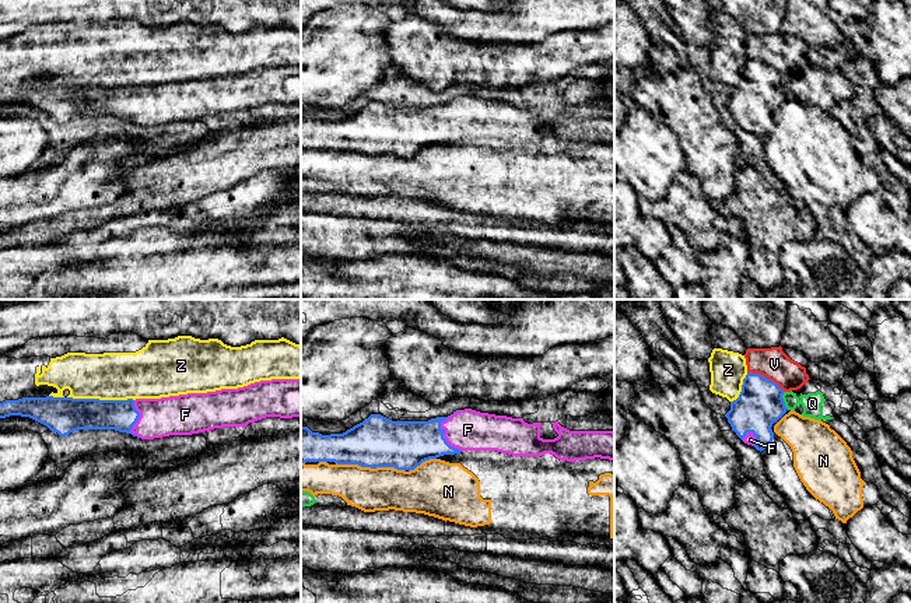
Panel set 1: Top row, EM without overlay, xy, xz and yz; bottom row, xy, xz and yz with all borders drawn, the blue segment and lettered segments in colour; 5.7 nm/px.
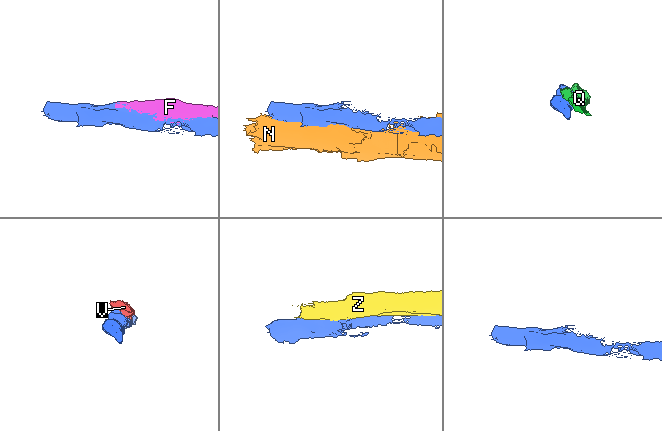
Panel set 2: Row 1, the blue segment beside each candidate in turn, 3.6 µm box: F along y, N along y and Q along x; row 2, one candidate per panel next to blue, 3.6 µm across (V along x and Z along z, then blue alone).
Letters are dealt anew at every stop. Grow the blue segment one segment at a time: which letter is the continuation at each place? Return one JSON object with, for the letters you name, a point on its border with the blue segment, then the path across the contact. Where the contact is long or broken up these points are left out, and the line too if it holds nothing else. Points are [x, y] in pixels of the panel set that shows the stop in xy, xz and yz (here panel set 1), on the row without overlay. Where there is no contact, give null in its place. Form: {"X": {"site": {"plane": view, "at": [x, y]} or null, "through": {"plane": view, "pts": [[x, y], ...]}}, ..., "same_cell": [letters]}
{"F": {"site": {"plane": "xz", "at": [442, 122]}}, "same_cell": ["F"]}

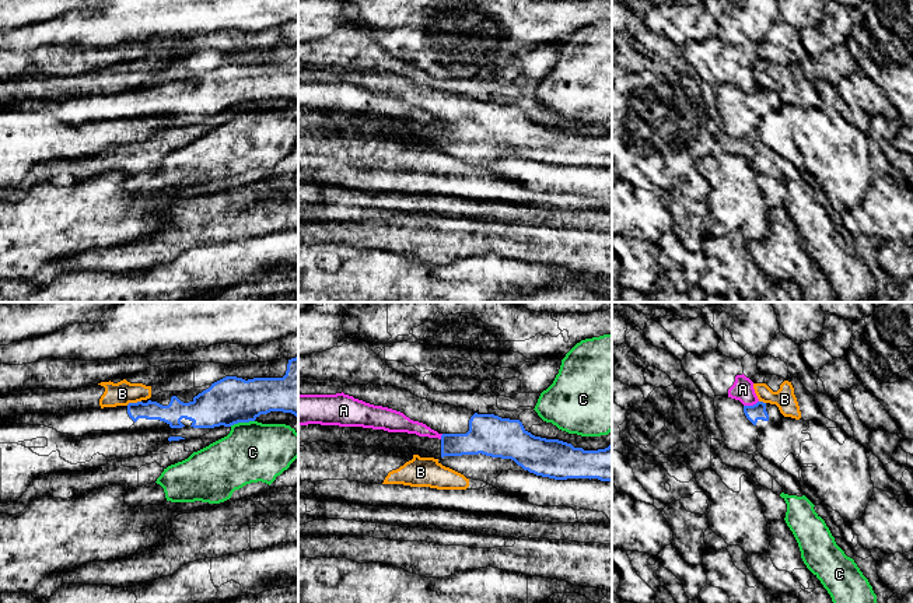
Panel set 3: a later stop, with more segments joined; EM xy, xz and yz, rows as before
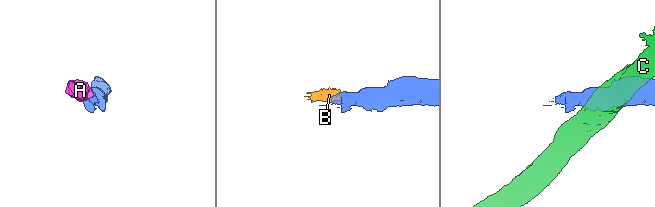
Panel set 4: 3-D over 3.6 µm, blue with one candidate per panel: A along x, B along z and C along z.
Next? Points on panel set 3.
{"same_cell": []}

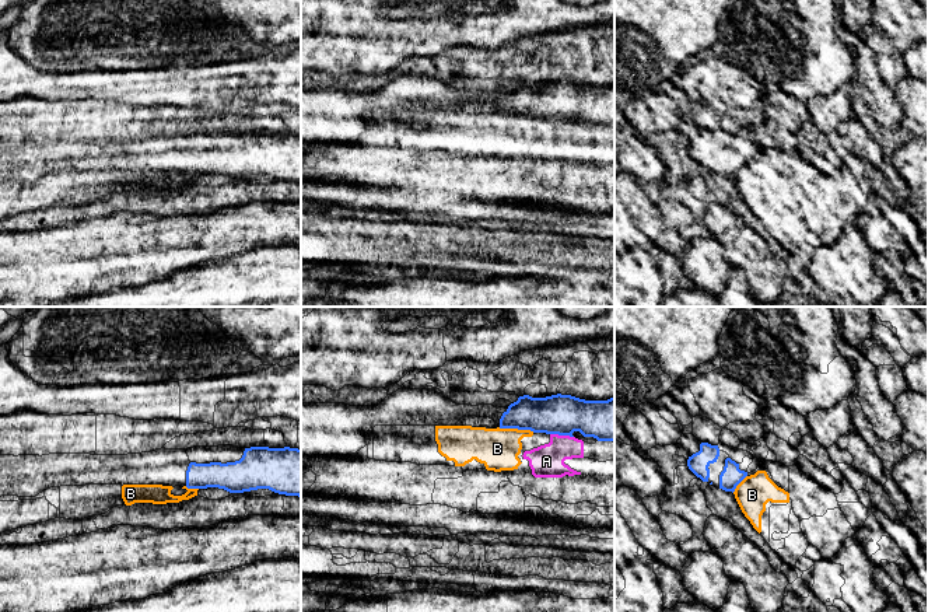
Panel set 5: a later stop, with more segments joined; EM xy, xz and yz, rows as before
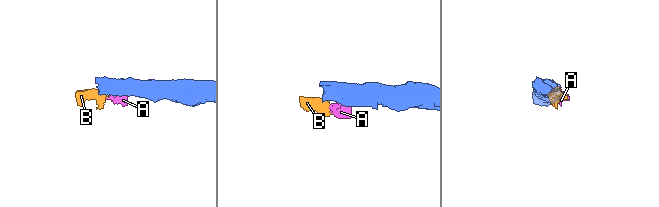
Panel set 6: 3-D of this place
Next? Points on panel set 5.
{"same_cell": []}

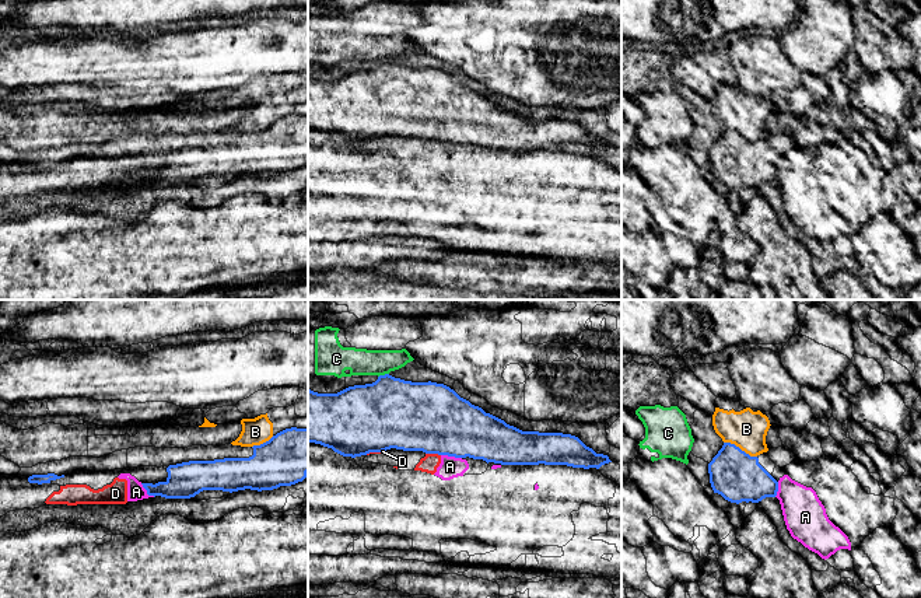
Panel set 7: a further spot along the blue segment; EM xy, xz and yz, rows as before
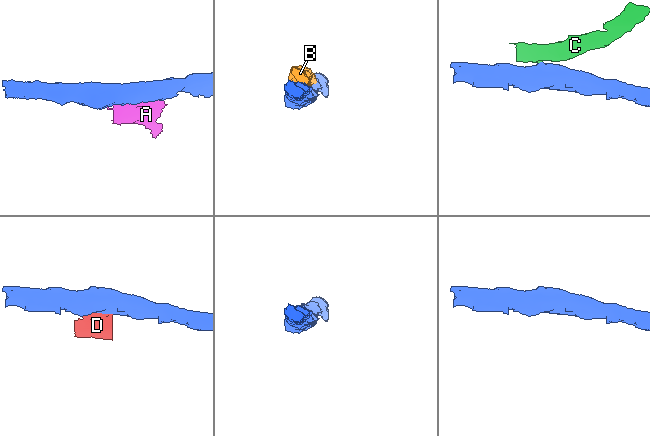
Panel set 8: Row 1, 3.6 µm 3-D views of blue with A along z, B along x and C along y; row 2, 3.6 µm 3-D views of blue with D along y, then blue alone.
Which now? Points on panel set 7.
{"same_cell": []}

